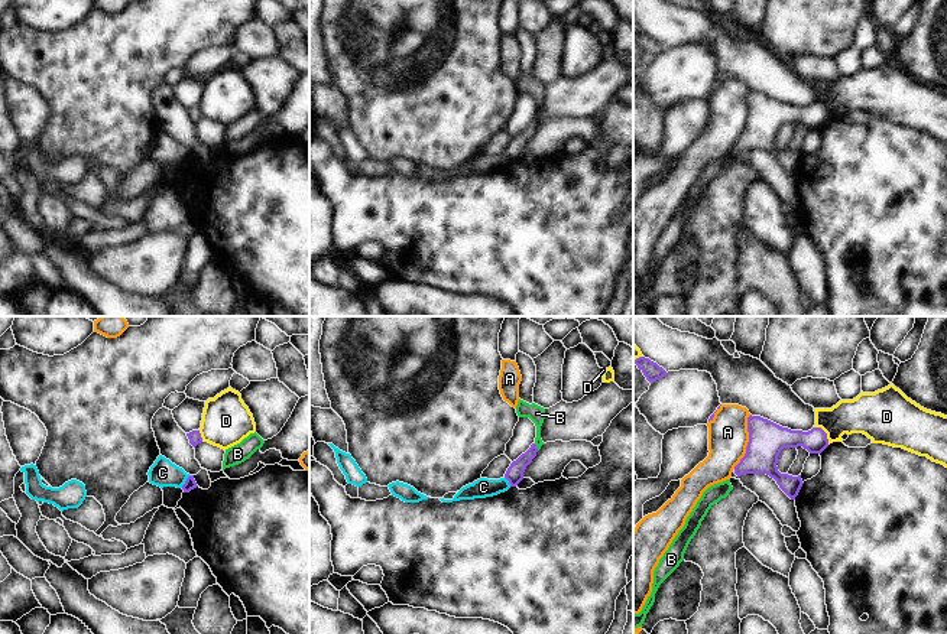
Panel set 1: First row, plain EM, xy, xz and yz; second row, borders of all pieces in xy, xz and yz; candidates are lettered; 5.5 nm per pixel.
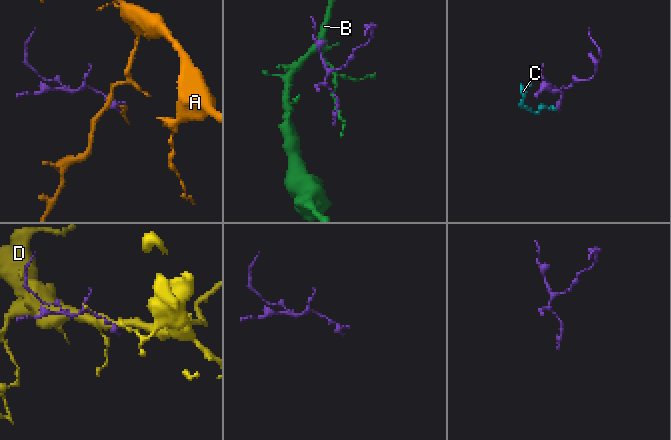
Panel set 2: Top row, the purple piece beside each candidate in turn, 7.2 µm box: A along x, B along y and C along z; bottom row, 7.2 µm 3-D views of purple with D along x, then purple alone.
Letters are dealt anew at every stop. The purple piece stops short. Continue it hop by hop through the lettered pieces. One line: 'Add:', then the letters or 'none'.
Add: none.

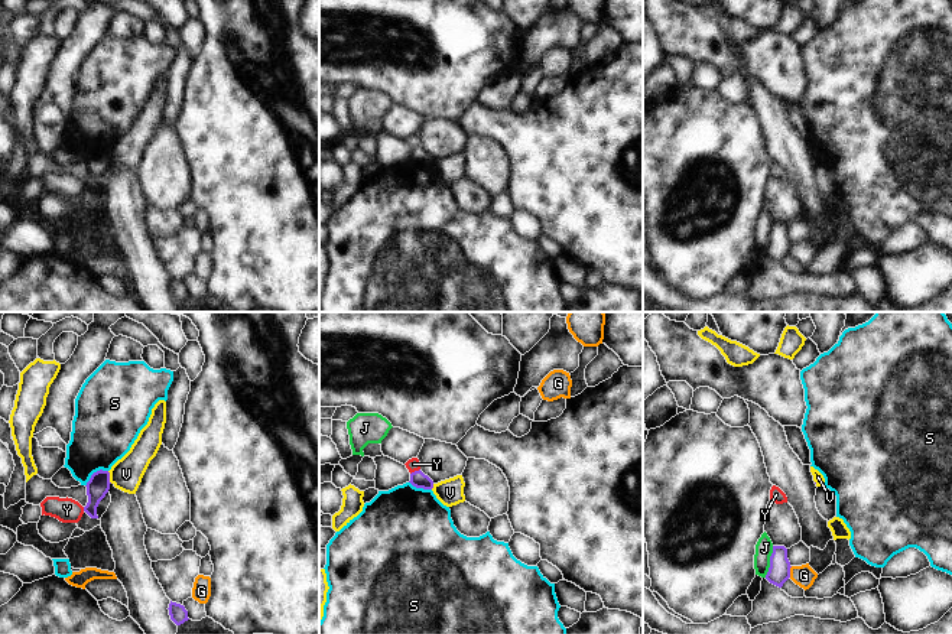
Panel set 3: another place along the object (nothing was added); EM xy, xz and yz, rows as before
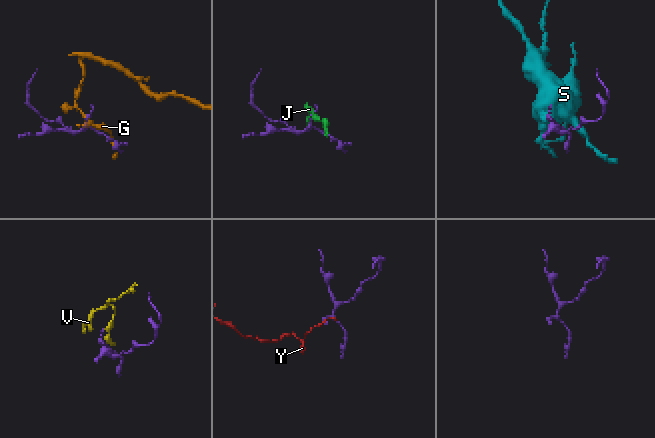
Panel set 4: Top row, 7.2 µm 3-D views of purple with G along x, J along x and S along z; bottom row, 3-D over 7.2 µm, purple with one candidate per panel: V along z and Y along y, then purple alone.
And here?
Add: none.

